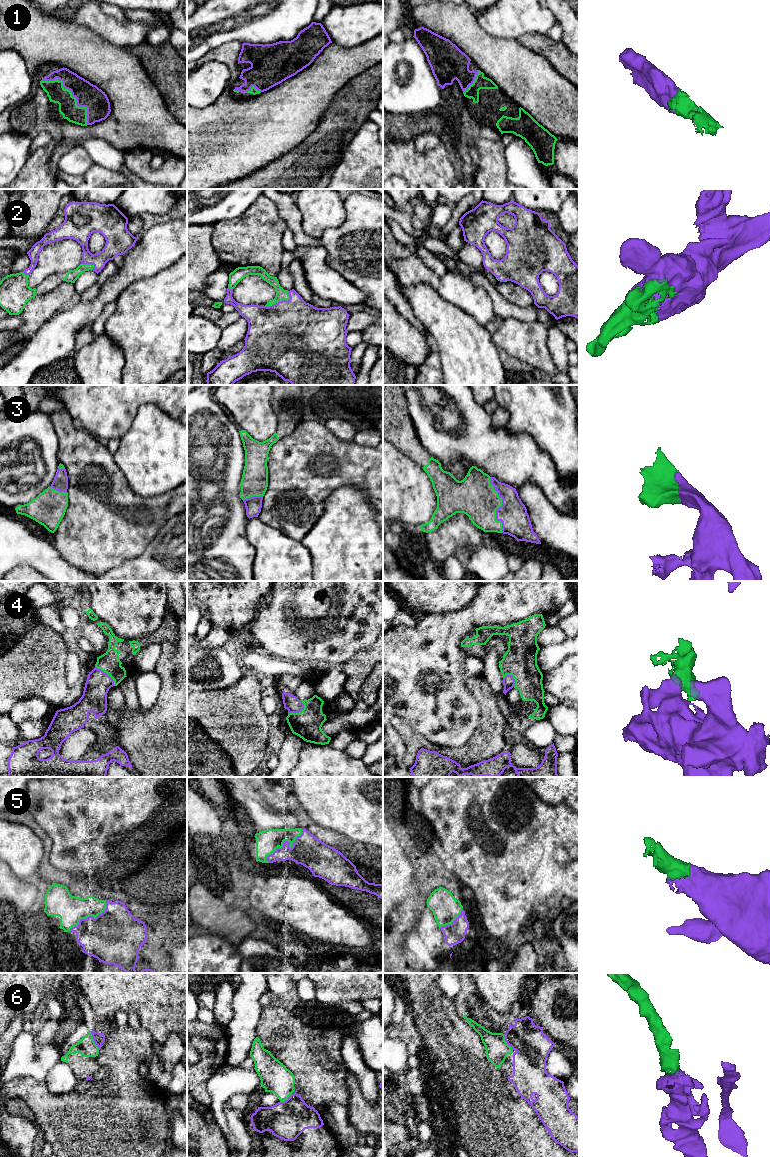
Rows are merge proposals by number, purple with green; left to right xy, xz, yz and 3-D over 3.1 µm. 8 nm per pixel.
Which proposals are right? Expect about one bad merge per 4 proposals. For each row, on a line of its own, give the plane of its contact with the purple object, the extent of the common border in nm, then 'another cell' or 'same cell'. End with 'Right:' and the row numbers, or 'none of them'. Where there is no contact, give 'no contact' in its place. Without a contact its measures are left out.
1: xy | 500 nm | same cell
2: xz | 240 nm | same cell
3: yz | 460 nm | same cell
4: xy | 220 nm | same cell
5: xz | 380 nm | same cell
6: xy | 170 nm | same cell
Right: 1, 2, 3, 4, 5, 6

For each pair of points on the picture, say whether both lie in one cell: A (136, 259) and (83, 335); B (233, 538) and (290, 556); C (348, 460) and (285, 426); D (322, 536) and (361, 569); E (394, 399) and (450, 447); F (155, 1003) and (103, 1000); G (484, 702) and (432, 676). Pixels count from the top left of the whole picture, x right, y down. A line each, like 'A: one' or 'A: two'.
A: two
B: two
C: two
D: one
E: two
F: one
G: two

